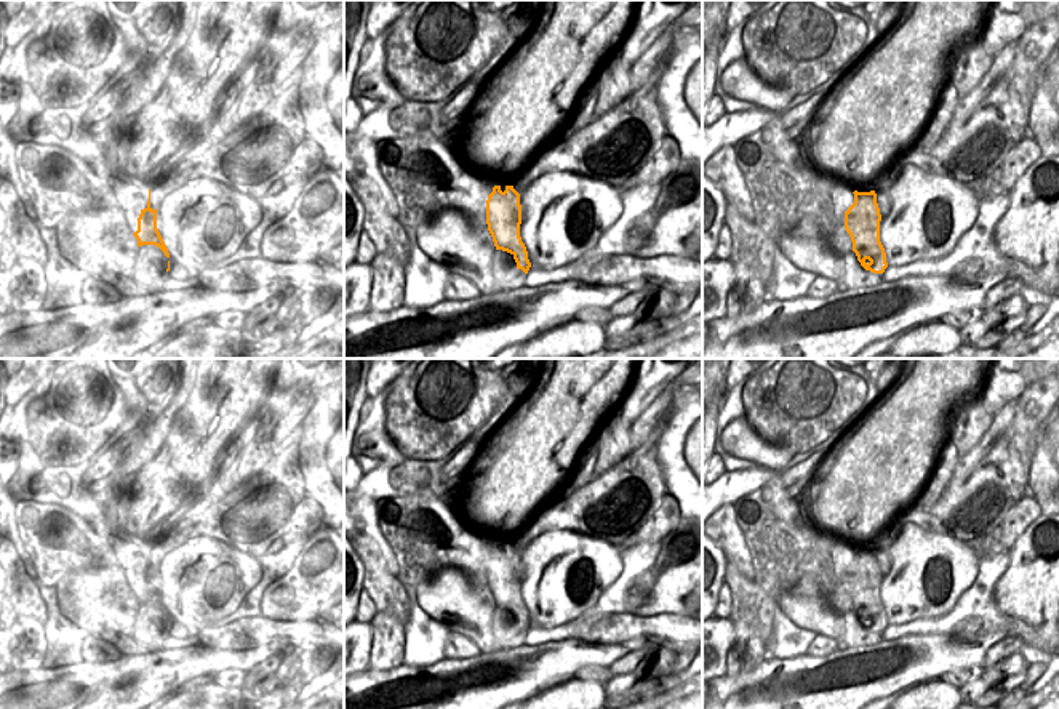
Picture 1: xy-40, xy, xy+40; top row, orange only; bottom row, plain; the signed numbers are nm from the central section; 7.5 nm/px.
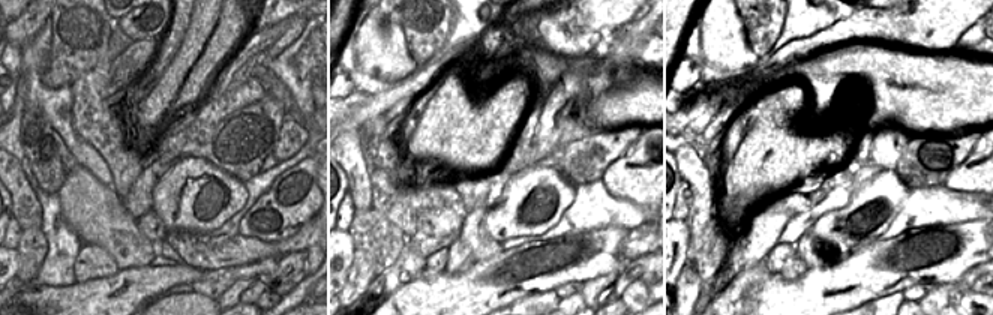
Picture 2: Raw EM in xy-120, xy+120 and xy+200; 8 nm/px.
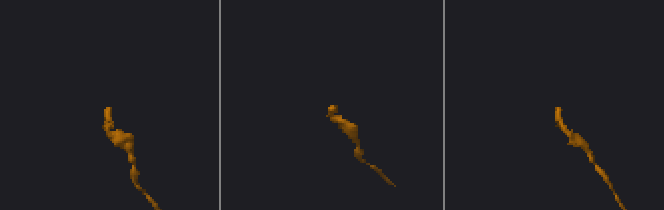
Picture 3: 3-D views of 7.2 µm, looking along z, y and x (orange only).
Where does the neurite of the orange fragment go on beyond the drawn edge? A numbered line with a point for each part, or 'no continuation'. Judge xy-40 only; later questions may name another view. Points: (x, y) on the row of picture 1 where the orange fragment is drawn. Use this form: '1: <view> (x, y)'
1: xy-40 (131, 194)

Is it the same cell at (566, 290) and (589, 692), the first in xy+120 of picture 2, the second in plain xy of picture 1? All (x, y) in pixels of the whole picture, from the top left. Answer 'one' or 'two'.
two

